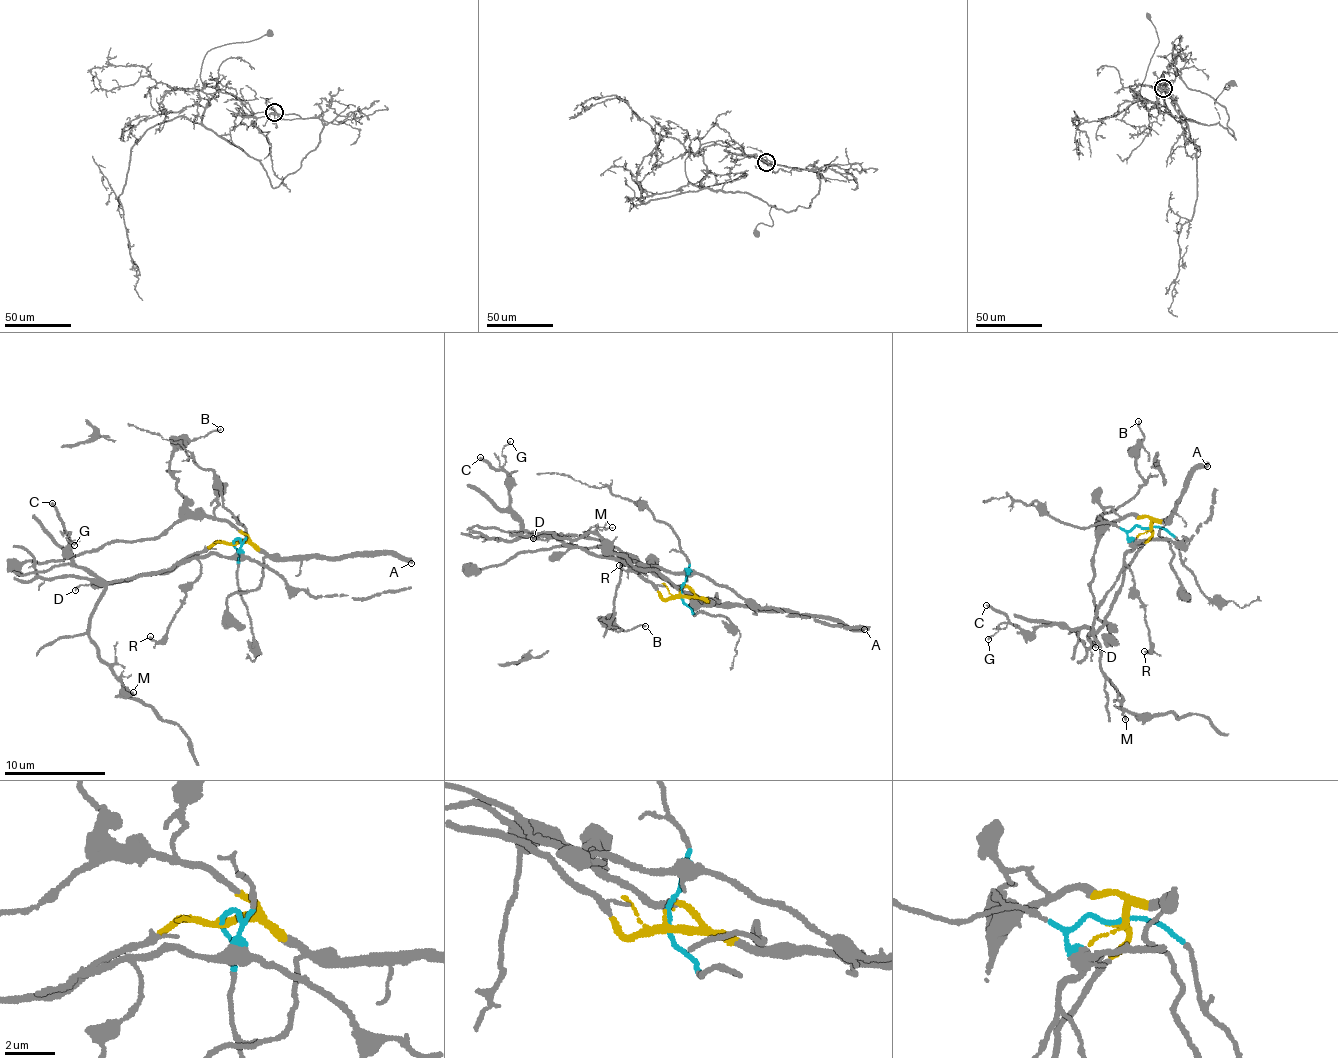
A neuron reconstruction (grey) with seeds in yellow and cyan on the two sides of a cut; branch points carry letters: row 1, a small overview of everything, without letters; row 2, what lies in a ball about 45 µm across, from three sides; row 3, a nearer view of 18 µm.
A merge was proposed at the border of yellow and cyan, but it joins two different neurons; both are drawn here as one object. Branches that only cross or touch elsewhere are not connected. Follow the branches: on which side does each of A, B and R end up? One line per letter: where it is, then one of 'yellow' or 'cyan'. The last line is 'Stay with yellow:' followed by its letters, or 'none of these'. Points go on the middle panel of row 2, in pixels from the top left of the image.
A: at (864, 629); yellow
B: at (645, 626); yellow
R: at (619, 565); cyan
Stay with yellow: A, B

